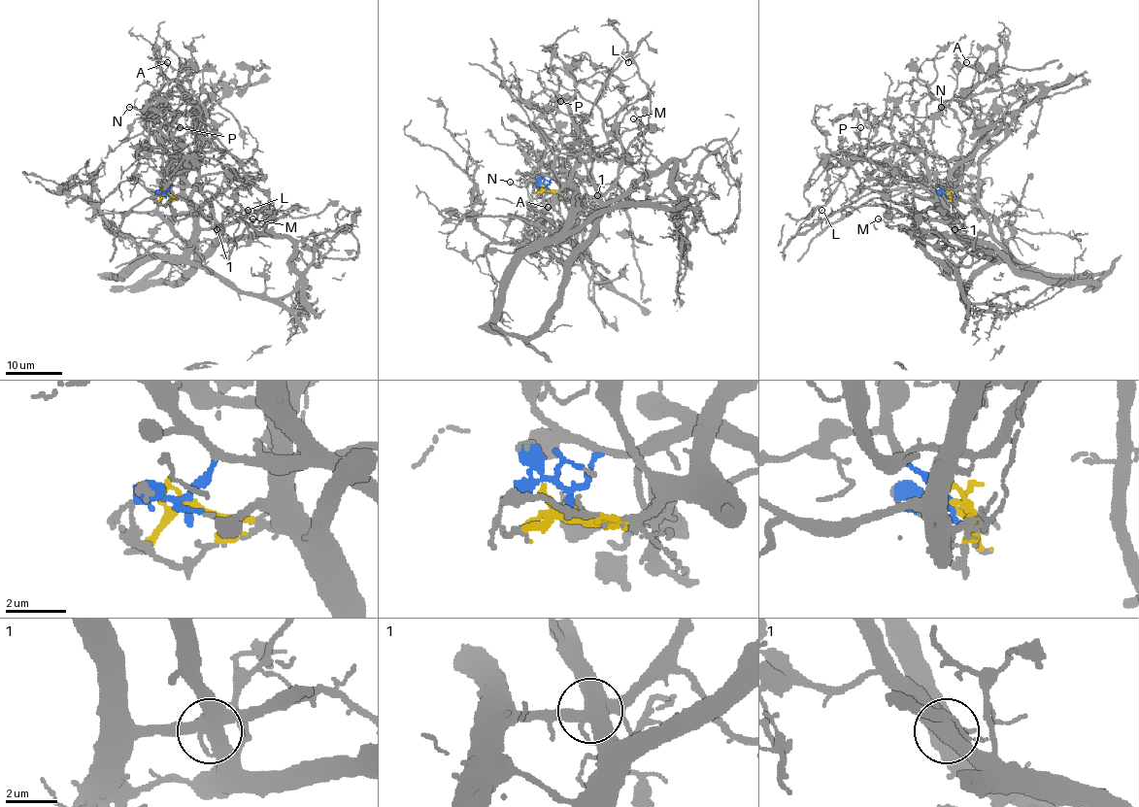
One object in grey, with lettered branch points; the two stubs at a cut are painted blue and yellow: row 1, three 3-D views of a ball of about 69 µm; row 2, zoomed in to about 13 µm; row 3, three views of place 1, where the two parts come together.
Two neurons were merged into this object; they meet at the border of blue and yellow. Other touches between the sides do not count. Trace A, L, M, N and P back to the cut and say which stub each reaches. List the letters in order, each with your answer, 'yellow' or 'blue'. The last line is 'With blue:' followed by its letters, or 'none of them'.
A: yellow
L: yellow
M: blue
N: yellow
P: blue
With blue: M, P

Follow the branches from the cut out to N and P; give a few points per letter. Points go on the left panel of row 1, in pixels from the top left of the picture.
N: (165, 193), (181, 198), (183, 164), (173, 137), (157, 121), (129, 107)
P: (165, 193), (171, 184), (186, 184), (183, 161), (188, 152), (181, 144), (174, 146), (173, 137), (180, 127)

